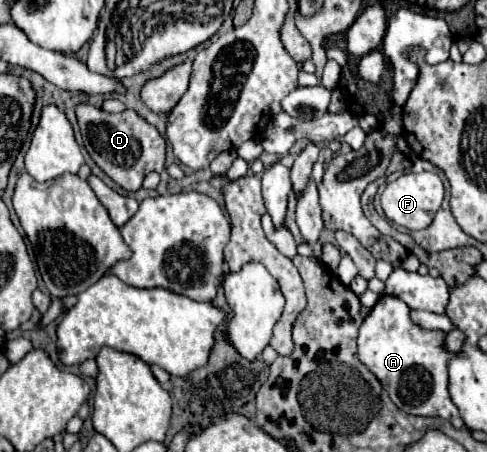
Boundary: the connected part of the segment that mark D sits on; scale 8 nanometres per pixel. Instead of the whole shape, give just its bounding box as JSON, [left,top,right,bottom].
[76,105,166,191]

